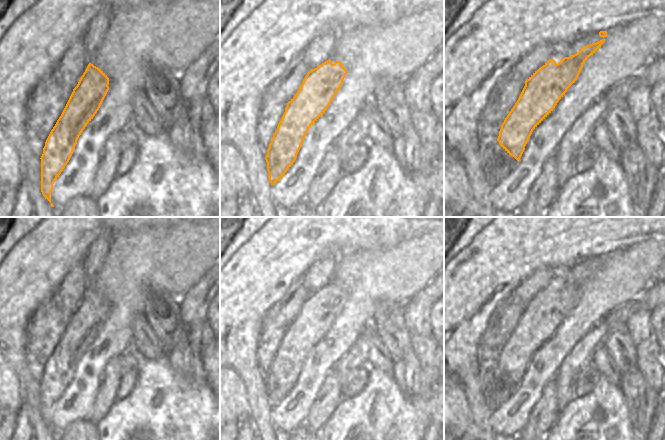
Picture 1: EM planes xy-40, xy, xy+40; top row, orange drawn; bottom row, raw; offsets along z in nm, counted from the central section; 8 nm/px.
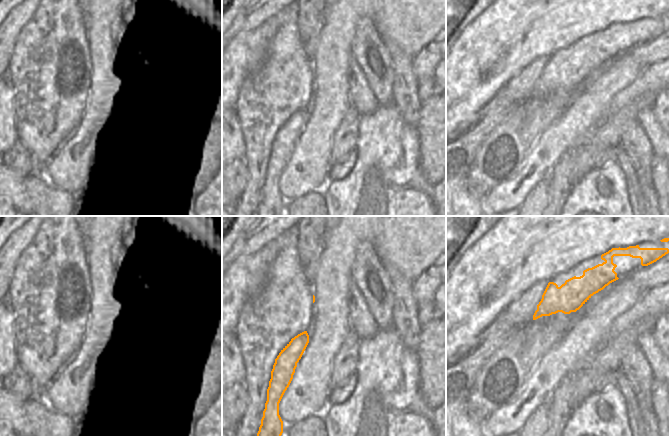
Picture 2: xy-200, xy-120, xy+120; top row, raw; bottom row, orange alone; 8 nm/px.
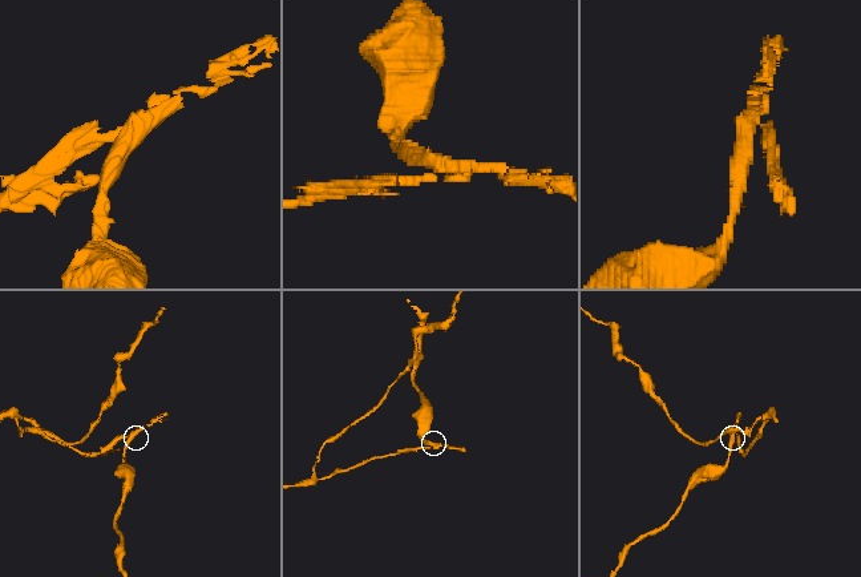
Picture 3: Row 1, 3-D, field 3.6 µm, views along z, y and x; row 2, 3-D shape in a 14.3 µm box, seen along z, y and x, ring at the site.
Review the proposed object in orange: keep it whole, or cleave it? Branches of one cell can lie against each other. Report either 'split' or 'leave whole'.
split

